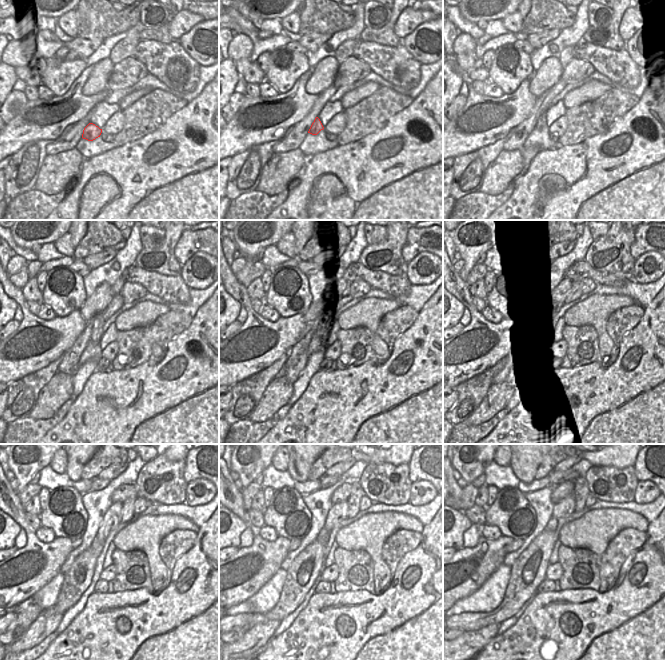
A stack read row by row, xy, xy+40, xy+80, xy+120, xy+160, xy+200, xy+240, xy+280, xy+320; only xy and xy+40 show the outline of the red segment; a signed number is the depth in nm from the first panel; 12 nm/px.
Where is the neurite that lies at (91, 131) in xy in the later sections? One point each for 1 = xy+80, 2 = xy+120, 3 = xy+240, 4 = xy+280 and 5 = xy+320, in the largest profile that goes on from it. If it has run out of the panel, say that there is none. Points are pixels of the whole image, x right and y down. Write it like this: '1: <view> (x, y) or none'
1: xy+80 (541, 122)
2: xy+120 (96, 335)
3: xy+240 (111, 519)
4: xy+280 (338, 512)
5: xy+320 (565, 507)

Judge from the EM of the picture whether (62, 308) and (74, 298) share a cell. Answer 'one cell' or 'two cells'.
one cell

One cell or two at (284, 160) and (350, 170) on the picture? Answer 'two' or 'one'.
two

